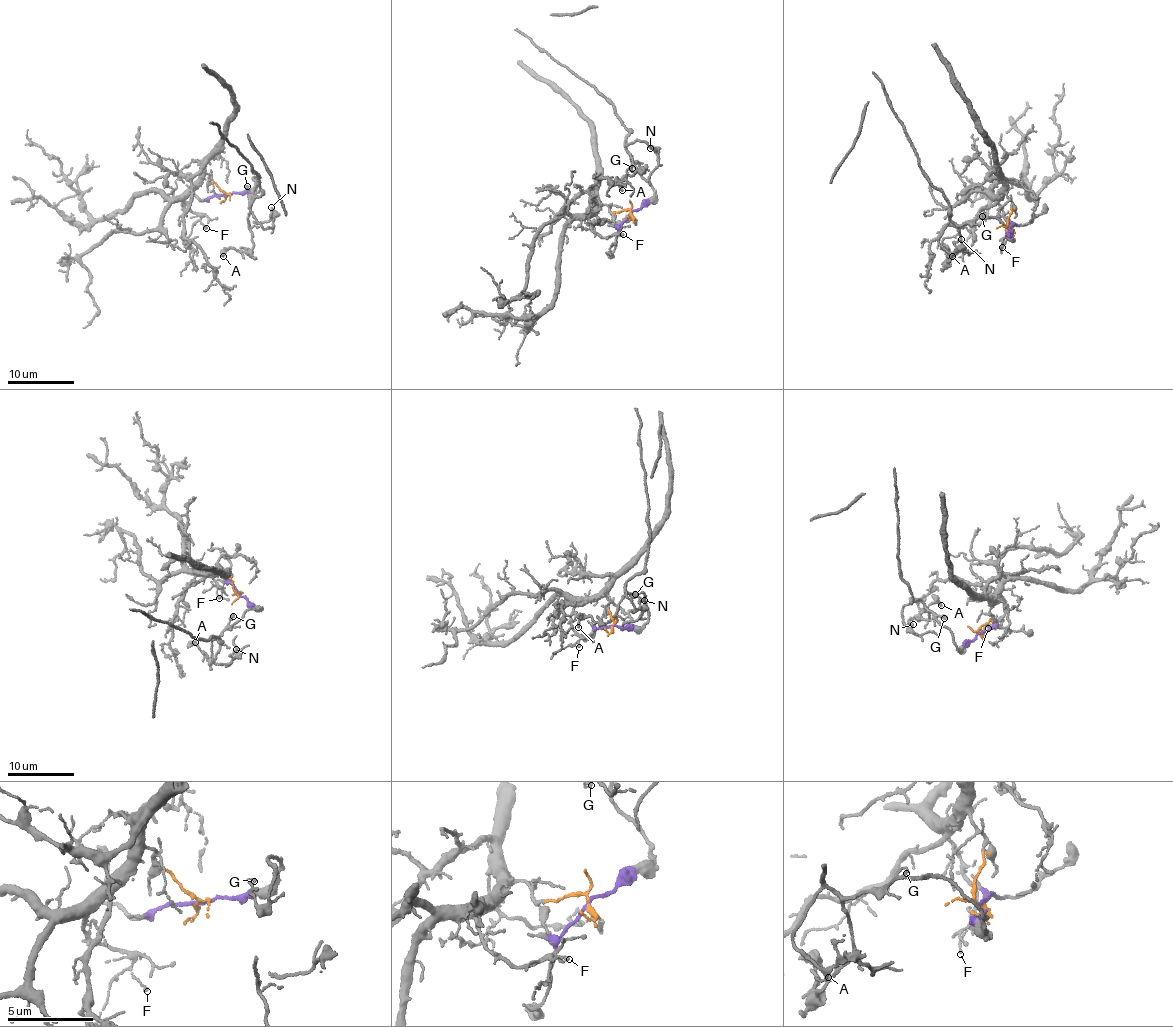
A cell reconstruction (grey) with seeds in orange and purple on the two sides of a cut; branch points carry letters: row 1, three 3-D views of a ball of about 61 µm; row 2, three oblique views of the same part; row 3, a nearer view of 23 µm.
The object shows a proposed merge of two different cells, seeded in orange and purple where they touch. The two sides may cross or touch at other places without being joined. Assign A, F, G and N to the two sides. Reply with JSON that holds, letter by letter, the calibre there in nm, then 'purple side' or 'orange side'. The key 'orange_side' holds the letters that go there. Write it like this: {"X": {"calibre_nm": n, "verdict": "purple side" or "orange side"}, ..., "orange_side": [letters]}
{"A": {"calibre_nm": 160, "verdict": "purple side"}, "F": {"calibre_nm": 120, "verdict": "orange side"}, "G": {"calibre_nm": 110, "verdict": "purple side"}, "N": {"calibre_nm": 120, "verdict": "purple side"}, "orange_side": ["F"]}

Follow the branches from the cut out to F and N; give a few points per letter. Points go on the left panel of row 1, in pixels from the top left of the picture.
F: (225, 196), (207, 174), (184, 197), (183, 206), (194, 211), (207, 228)
N: (225, 194), (251, 189), (258, 179), (252, 178), (250, 209), (263, 228), (272, 224), (271, 207)

